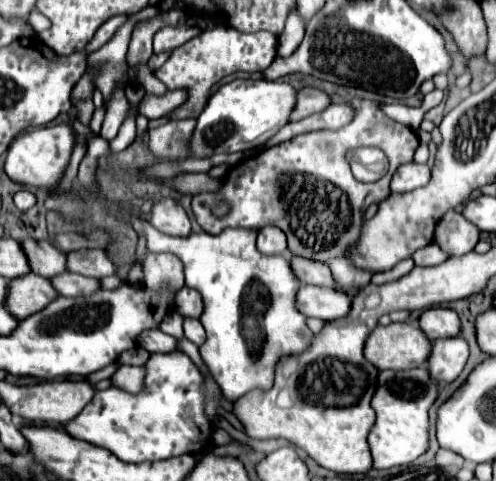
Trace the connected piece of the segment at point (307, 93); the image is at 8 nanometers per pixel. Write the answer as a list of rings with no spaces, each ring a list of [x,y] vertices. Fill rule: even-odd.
[[[302,88],[298,92],[298,104],[296,104],[296,110],[292,112],[292,120],[302,120],[306,116],[312,116],[316,112],[322,112],[330,106],[330,96],[324,92],[324,90],[318,90],[318,88]]]

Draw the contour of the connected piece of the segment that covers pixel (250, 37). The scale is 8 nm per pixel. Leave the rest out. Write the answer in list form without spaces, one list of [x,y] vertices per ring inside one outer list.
[[[212,28],[196,38],[188,40],[186,44],[178,46],[172,50],[170,58],[164,62],[160,70],[156,70],[156,76],[168,86],[168,90],[188,90],[188,100],[184,106],[178,106],[172,111],[170,120],[182,120],[182,118],[198,118],[200,112],[204,110],[204,102],[210,98],[210,90],[216,82],[220,82],[224,76],[236,74],[236,72],[262,72],[266,70],[276,56],[278,48],[278,38],[268,32],[236,32],[232,28]]]

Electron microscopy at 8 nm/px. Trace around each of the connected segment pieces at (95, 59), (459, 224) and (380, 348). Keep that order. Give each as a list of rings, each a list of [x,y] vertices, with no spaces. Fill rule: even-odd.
[[[150,6],[136,12],[120,26],[120,30],[116,30],[116,36],[112,36],[112,40],[108,40],[104,48],[88,56],[88,64],[96,64],[102,68],[96,76],[96,88],[102,90],[106,100],[116,86],[121,85],[125,89],[131,84],[128,76],[129,66],[126,64],[126,48],[130,42],[130,34],[138,22],[152,18],[156,12],[158,6]]]
[[[448,212],[436,226],[436,242],[450,254],[462,256],[470,252],[480,240],[480,230],[460,212]]]
[[[416,324],[376,326],[366,340],[364,356],[378,370],[408,370],[426,366],[432,342]]]

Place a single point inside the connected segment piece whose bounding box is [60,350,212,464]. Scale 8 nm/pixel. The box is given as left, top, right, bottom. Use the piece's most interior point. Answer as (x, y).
(167, 419)

